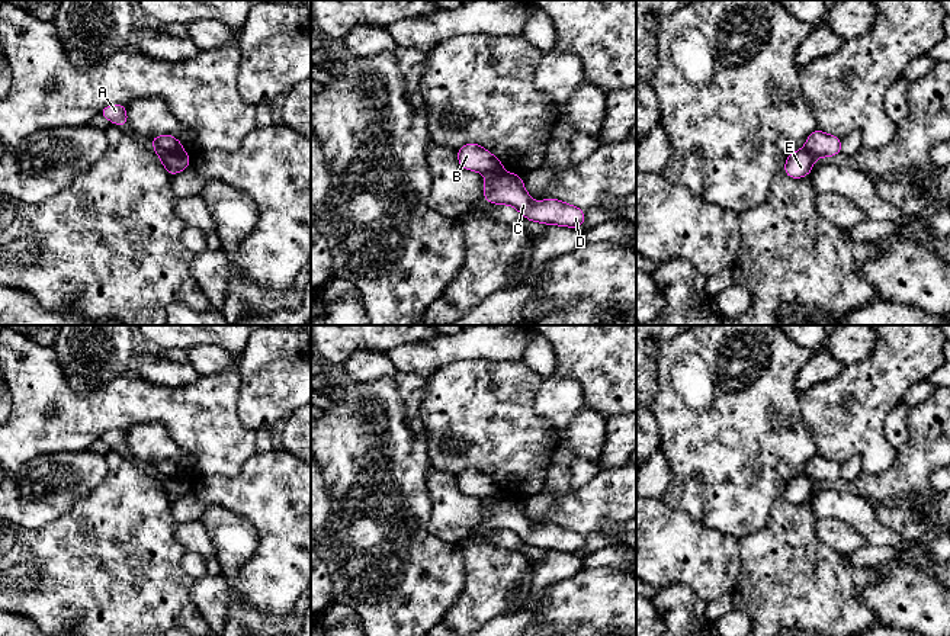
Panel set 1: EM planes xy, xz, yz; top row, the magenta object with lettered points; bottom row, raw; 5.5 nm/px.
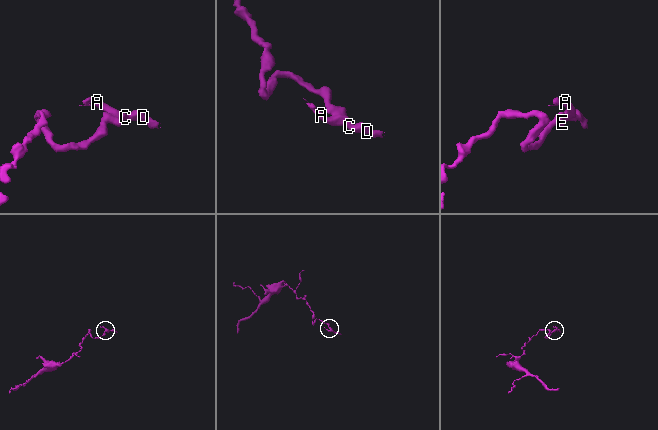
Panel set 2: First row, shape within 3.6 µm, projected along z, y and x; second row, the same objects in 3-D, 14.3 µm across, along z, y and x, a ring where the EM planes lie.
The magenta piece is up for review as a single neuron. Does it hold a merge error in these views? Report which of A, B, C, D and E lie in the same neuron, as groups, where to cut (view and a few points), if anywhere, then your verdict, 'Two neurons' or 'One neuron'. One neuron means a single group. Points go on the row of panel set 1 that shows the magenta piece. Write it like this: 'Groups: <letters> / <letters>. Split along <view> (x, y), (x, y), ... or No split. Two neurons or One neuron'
Groups: A C D / B E. Split along xy (156, 147), (164, 153), (177, 153), (188, 158). Two neurons

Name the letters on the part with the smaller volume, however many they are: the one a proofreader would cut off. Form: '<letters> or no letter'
A, C, D

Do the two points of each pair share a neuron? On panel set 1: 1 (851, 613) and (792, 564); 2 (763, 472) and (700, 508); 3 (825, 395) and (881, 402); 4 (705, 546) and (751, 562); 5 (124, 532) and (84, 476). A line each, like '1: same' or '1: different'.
1: same
2: same
3: same
4: different
5: different

